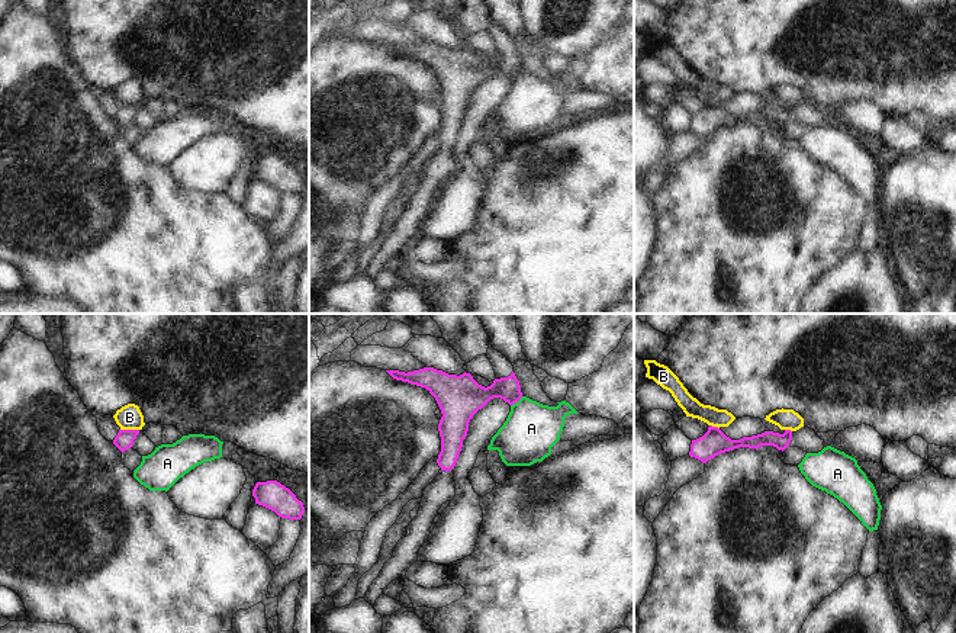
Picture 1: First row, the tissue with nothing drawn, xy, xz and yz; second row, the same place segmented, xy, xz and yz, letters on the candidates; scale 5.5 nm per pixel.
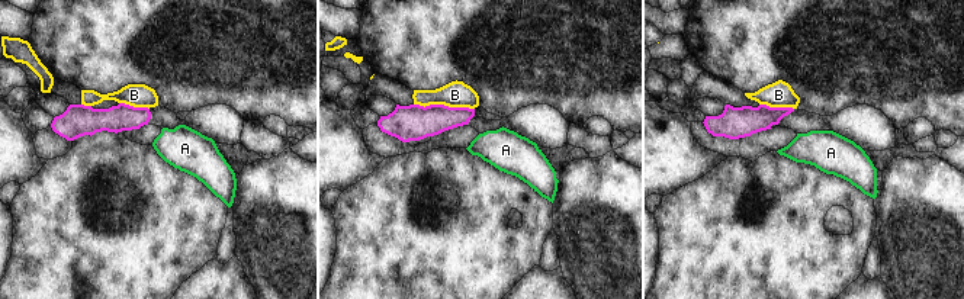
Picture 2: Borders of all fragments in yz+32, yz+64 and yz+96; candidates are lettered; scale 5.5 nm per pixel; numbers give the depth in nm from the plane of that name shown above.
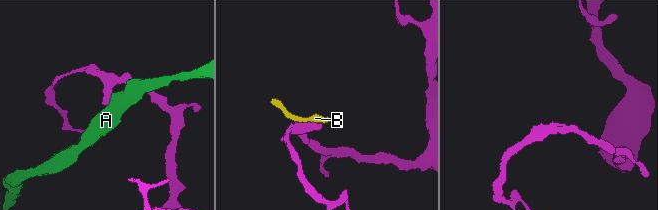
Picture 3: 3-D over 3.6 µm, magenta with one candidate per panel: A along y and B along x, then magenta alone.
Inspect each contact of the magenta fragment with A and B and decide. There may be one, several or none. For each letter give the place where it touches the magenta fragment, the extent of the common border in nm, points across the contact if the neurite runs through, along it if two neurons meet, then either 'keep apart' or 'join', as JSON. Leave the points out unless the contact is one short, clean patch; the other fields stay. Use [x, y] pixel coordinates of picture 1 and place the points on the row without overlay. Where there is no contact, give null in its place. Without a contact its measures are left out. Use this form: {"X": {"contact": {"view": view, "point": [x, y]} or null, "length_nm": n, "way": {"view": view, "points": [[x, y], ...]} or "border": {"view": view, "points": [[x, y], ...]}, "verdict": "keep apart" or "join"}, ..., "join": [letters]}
{"A": {"contact": {"view": "xz", "point": [517, 76]}, "length_nm": 90, "border": {"view": "xz", "points": [[522, 71], [511, 80]]}, "verdict": "keep apart"}, "B": {"contact": {"view": "xy", "point": [129, 105]}, "length_nm": 100, "border": {"view": "xy", "points": [[121, 103], [138, 105]]}, "verdict": "keep apart"}, "join": []}

